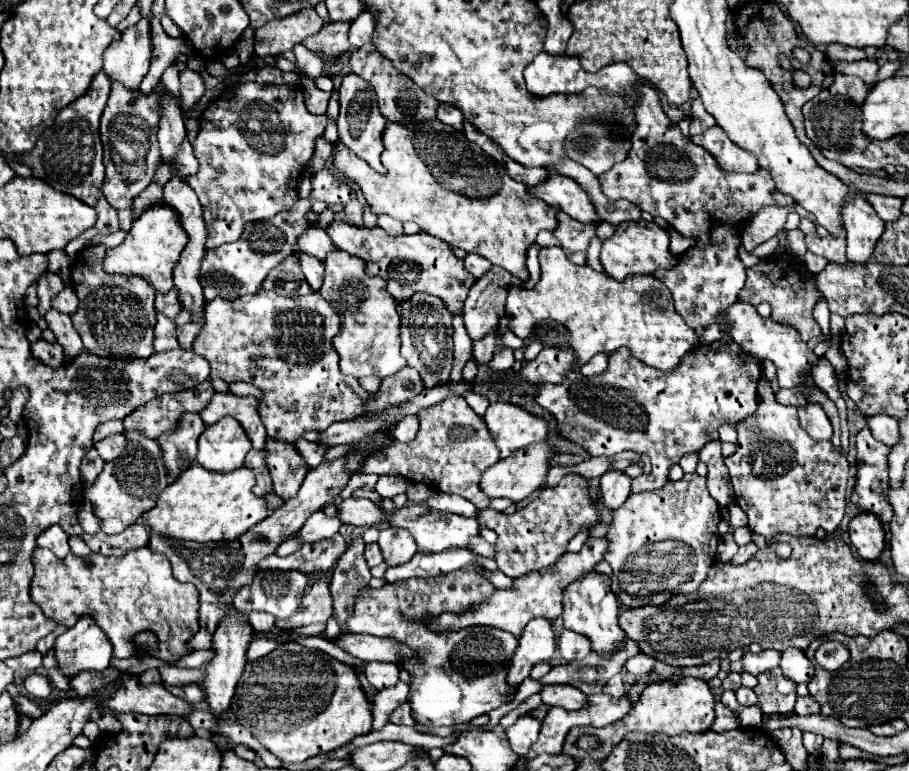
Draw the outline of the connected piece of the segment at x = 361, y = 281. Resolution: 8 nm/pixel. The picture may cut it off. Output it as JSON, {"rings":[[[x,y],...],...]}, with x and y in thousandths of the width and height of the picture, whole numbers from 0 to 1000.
{"rings":[[[372,322],[361,329],[356,342],[359,355],[352,381],[376,412],[376,425],[365,441],[365,449],[374,462],[376,485],[392,490],[407,485],[425,490],[436,485],[442,475],[447,475],[447,467],[440,462],[440,407],[436,405],[436,392],[427,381],[422,363],[403,358],[400,337]]]}

